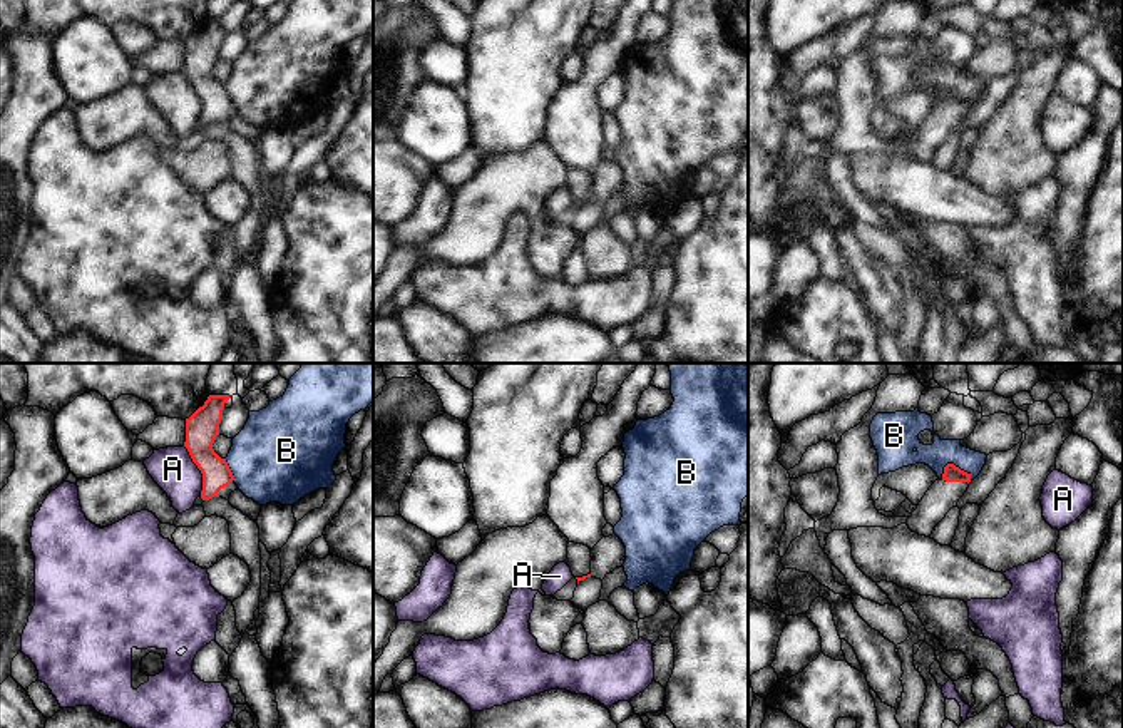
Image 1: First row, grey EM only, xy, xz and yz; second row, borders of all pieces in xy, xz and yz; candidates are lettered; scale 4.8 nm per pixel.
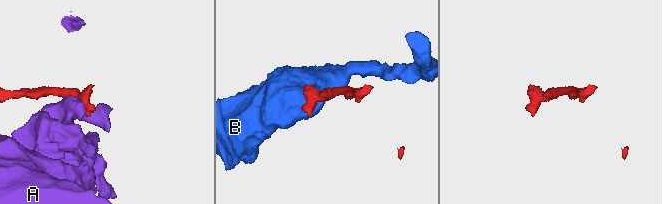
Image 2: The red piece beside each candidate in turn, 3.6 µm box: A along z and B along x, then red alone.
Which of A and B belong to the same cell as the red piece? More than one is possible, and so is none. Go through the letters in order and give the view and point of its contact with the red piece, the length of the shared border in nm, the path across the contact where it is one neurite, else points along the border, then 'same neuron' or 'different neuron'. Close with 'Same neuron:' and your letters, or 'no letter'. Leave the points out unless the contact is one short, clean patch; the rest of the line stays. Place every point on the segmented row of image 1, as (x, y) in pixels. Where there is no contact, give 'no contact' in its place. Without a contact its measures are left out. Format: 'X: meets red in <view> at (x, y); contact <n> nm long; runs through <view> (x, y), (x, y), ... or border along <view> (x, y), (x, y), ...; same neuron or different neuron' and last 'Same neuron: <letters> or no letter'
A: meets red in xy at (199, 469); contact 260 nm long; different neuron
B: meets red in yz at (958, 467); contact 160 nm long; border along yz (943, 467), (954, 464), (971, 479); different neuron
Same neuron: no letter

